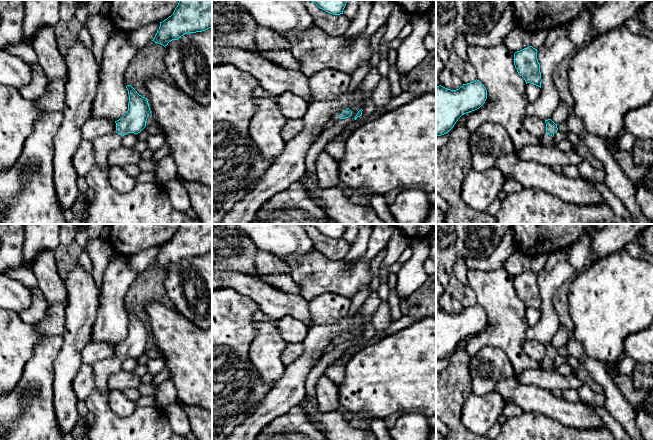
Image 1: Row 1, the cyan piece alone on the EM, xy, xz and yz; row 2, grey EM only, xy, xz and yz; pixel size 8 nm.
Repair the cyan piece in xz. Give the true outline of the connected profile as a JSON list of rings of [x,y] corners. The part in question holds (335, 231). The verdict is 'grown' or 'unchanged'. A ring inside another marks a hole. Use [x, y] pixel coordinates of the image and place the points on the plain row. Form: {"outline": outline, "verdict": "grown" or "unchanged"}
{"outline": [[[309,224],[315,227],[320,233],[333,239],[343,238],[347,224]]], "verdict": "unchanged"}

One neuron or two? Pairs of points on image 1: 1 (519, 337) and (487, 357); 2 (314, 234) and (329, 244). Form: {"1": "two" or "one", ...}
{"1": "two", "2": "one"}

